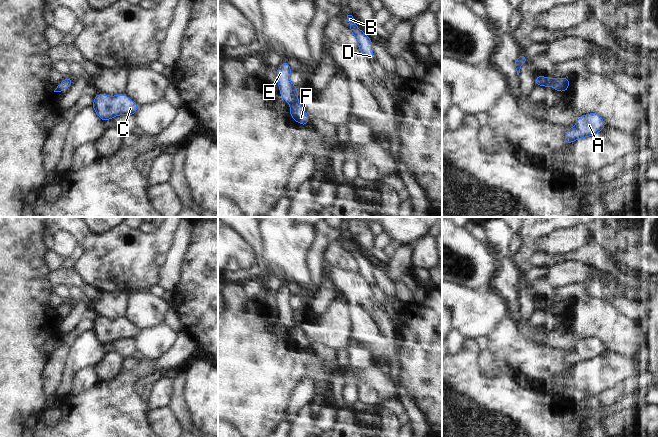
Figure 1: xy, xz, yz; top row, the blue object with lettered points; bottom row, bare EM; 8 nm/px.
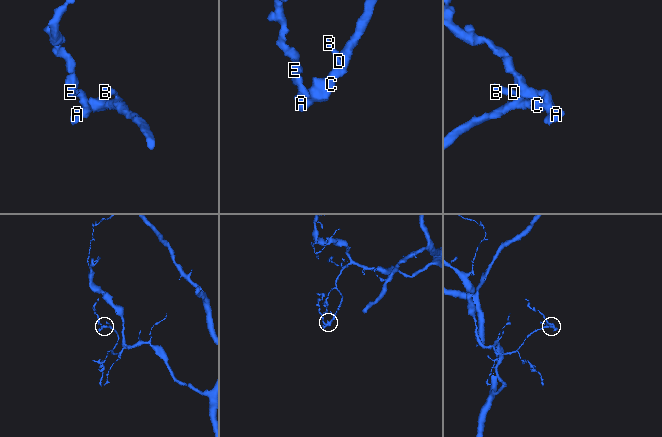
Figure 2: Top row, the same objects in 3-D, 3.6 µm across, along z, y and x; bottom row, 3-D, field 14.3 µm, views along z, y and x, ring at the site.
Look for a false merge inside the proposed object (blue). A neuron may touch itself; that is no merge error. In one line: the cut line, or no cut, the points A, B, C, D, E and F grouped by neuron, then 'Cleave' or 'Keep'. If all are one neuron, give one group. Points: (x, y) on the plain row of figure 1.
Split along xz (296, 324), (290, 327). Groups: A B C D F / E. Cleave.

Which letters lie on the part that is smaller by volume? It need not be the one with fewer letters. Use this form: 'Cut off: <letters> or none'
Cut off: E.

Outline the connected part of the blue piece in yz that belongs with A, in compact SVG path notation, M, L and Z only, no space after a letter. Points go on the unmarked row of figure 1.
M592 336L581 339L576 348L566 355L564 368L571 368L581 362L594 360L604 352L606 352L606 347L599 338Z

